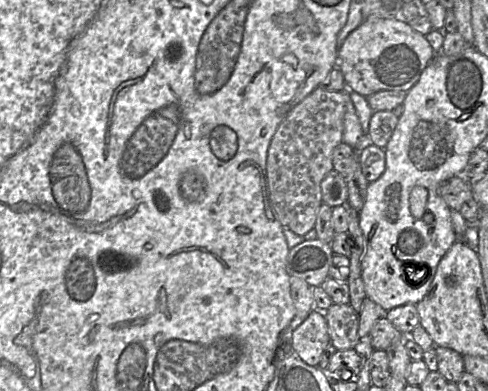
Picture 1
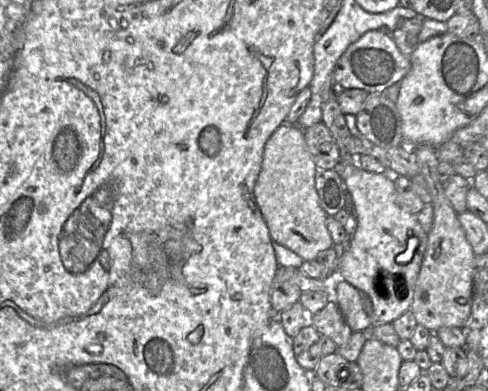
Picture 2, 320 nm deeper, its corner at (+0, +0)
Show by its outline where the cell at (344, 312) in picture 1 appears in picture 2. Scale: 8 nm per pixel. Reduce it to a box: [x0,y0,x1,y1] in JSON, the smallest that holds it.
[312,300,353,347]

